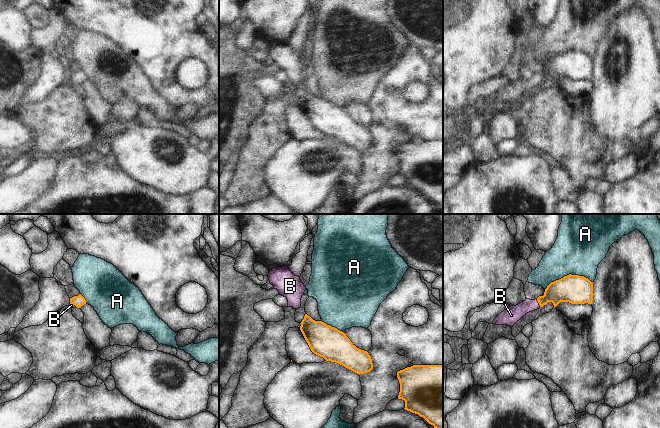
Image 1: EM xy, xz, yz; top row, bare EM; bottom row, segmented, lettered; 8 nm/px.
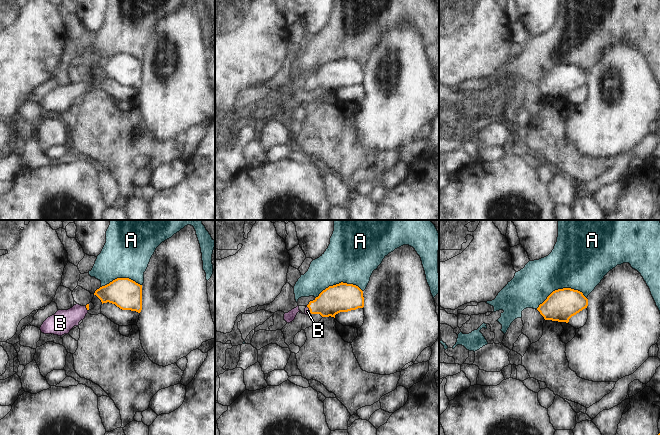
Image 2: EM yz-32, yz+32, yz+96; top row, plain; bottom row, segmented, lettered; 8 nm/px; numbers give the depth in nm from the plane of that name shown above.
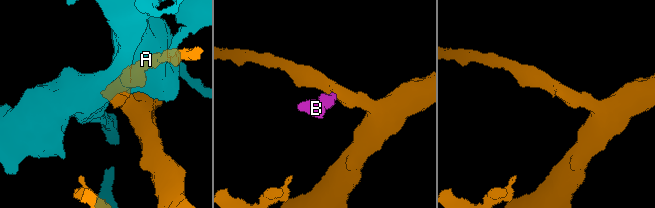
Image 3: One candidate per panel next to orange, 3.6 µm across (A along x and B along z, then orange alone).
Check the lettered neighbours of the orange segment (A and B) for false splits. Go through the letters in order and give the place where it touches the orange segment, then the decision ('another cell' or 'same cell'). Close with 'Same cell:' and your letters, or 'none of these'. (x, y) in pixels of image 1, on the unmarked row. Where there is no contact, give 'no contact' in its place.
A: yz (569, 50) | another cell
B: yz (538, 78) | same cell
Same cell: B

